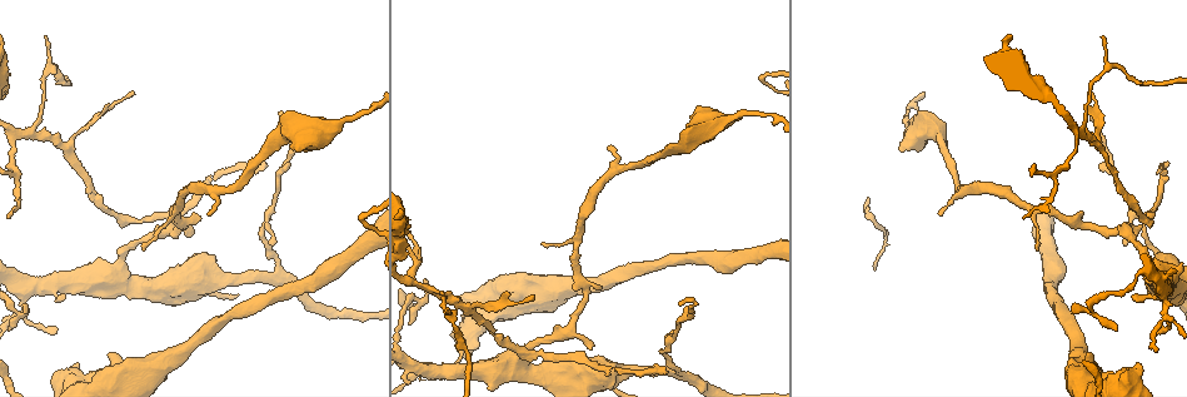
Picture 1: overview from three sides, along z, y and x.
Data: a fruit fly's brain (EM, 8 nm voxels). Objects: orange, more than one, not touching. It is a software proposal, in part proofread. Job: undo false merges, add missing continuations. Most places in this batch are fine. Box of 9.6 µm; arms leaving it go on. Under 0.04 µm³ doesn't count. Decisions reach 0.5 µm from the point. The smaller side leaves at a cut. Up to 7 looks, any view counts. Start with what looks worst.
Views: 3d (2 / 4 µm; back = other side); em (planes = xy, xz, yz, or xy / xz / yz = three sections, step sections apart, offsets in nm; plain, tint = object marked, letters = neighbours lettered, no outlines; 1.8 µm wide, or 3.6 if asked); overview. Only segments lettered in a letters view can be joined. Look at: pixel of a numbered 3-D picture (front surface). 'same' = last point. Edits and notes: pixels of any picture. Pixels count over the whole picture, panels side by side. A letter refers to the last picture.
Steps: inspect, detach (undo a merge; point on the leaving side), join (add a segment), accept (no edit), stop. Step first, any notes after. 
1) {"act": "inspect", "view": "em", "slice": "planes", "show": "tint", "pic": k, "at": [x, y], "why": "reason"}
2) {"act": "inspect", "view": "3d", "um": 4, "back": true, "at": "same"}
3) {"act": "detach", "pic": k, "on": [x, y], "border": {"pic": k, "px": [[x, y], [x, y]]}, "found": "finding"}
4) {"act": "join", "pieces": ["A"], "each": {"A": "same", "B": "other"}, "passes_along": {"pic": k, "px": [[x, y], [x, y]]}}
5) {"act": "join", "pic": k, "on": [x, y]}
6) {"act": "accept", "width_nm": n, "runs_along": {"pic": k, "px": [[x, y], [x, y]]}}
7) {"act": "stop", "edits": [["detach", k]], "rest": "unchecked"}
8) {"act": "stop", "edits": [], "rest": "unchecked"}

{"act": "inspect", "view": "3d", "um": 4, "pic": 1, "at": [430, 288], "why": "four arms meet"}

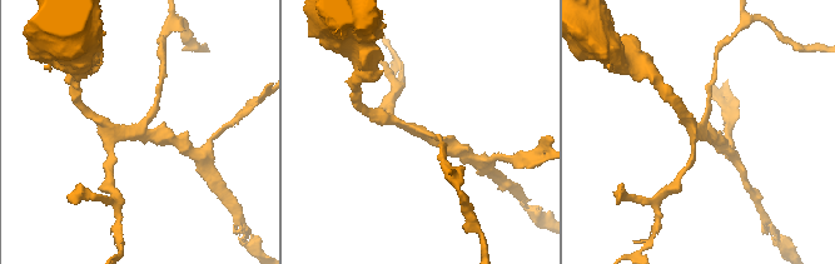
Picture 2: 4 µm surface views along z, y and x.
{"act": "inspect", "view": "em", "slice": "planes", "show": "plain", "pic": 2, "at": [703, 133], "arms": 4}

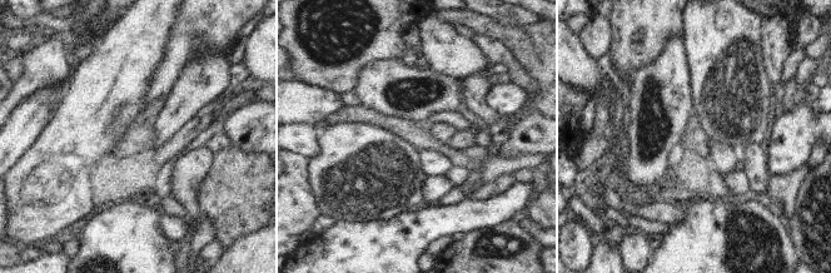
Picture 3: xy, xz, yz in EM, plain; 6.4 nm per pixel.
{"act": "inspect", "view": "em", "slice": "planes", "show": "letters", "at": "same", "why": "see the neighbours"}

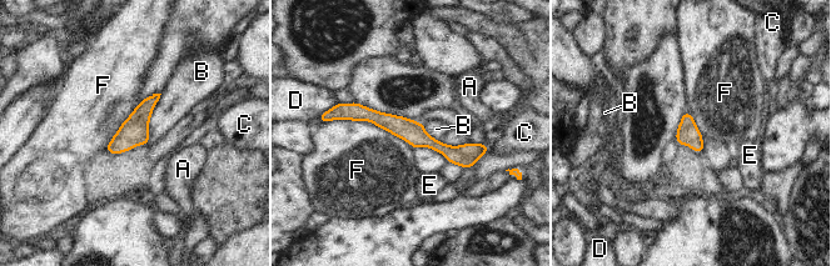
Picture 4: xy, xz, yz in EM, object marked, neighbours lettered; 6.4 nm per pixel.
{"act": "accept", "each": {"A": "other", "B": "other", "C": "other", "D": "other", "E": "other", "F": "other"}, "border": {"pic": 4, "px": [[142, 100], [103, 150]]}, "found": "all the same cell"}

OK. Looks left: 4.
{"act": "inspect", "view": "em", "slice": "planes", "show": "tint", "pic": 1, "at": [675, 373], "why": "branch point"}

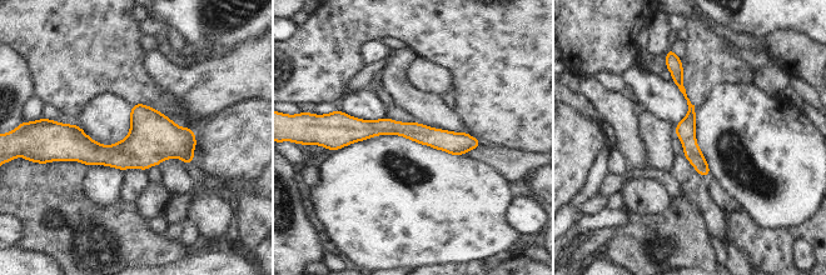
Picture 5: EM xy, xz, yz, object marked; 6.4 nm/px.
{"act": "inspect", "view": "em", "slice": "planes", "show": "letters", "at": "same", "why": "what lies round it"}

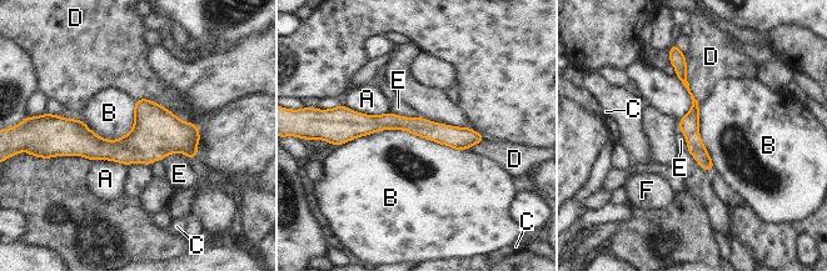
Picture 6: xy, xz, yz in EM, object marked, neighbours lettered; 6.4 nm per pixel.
{"act": "accept", "width_nm": 130, "each": {"A": "other", "B": "other", "C": "other", "D": "other", "E": "other", "F": "other"}, "border": {"pic": 6, "px": [[333, 145], [407, 130], [468, 150]]}, "found": "all the same cell"}

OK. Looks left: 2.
{"act": "stop", "edits": [], "rest": "unchecked"}

